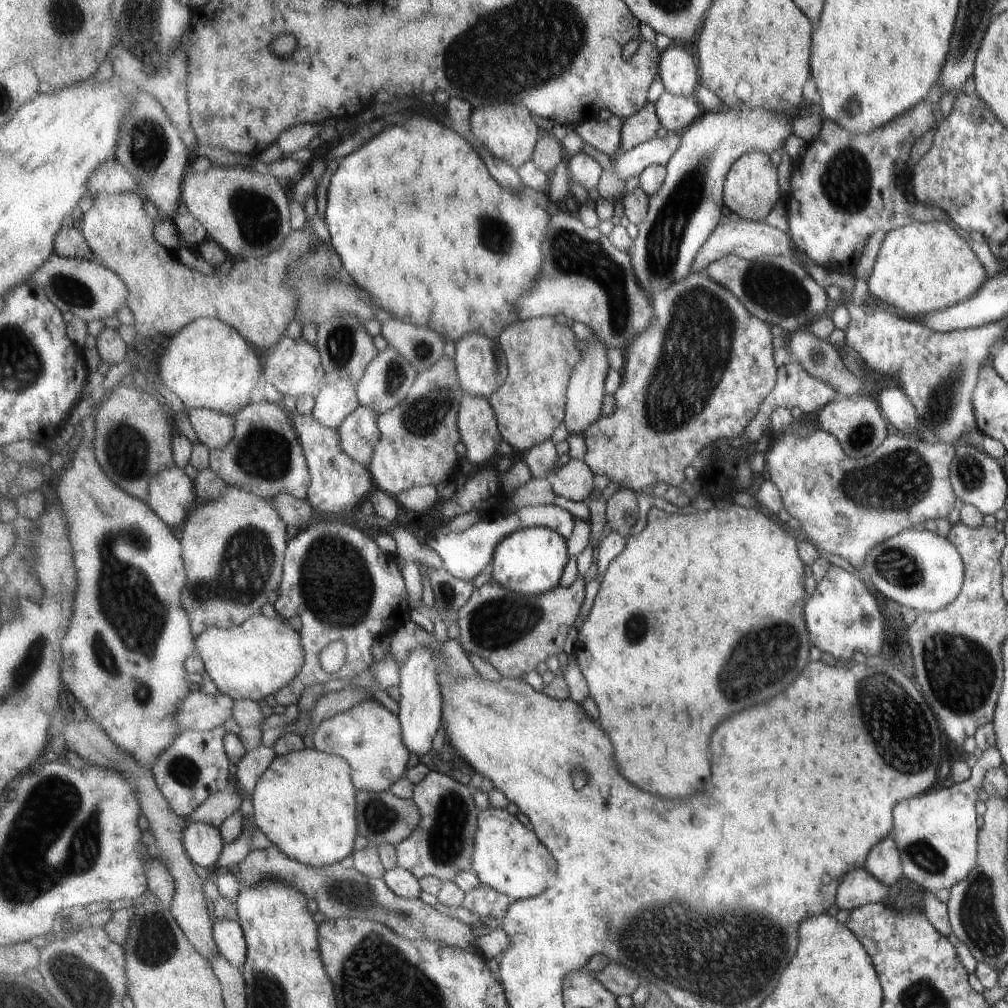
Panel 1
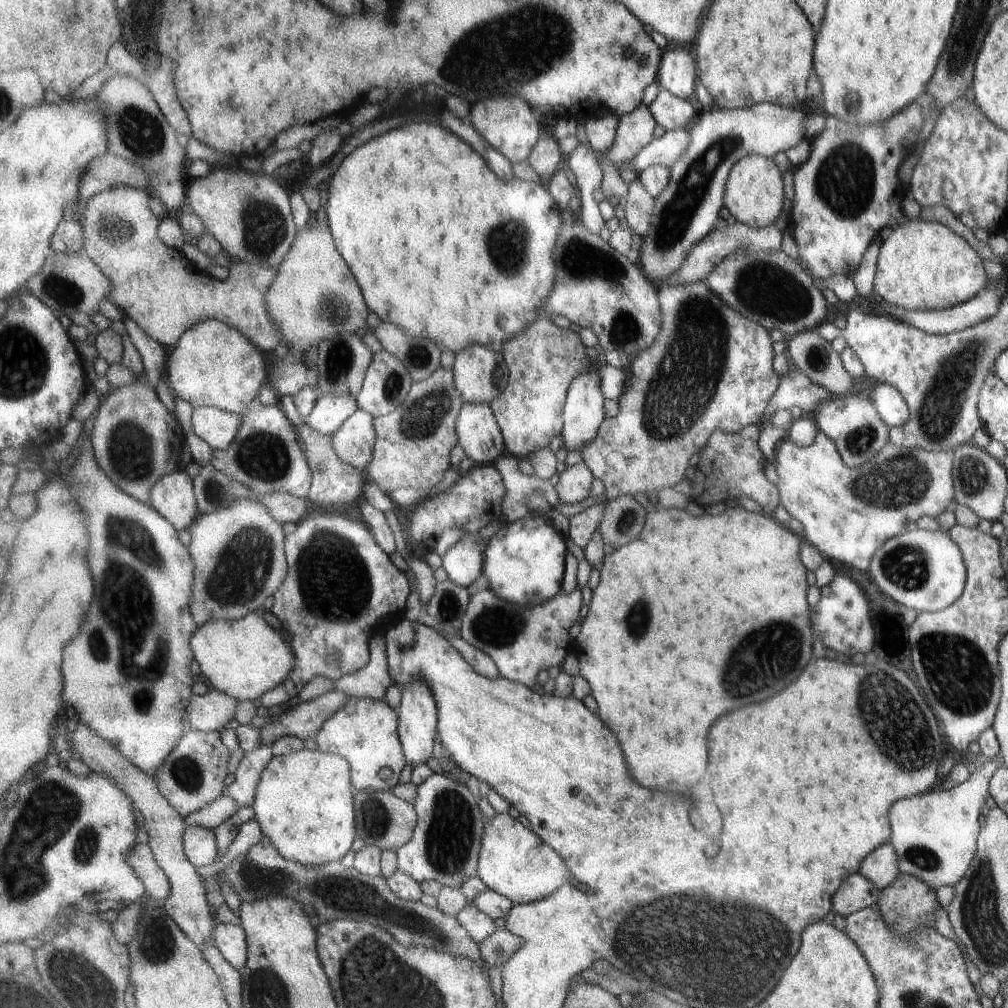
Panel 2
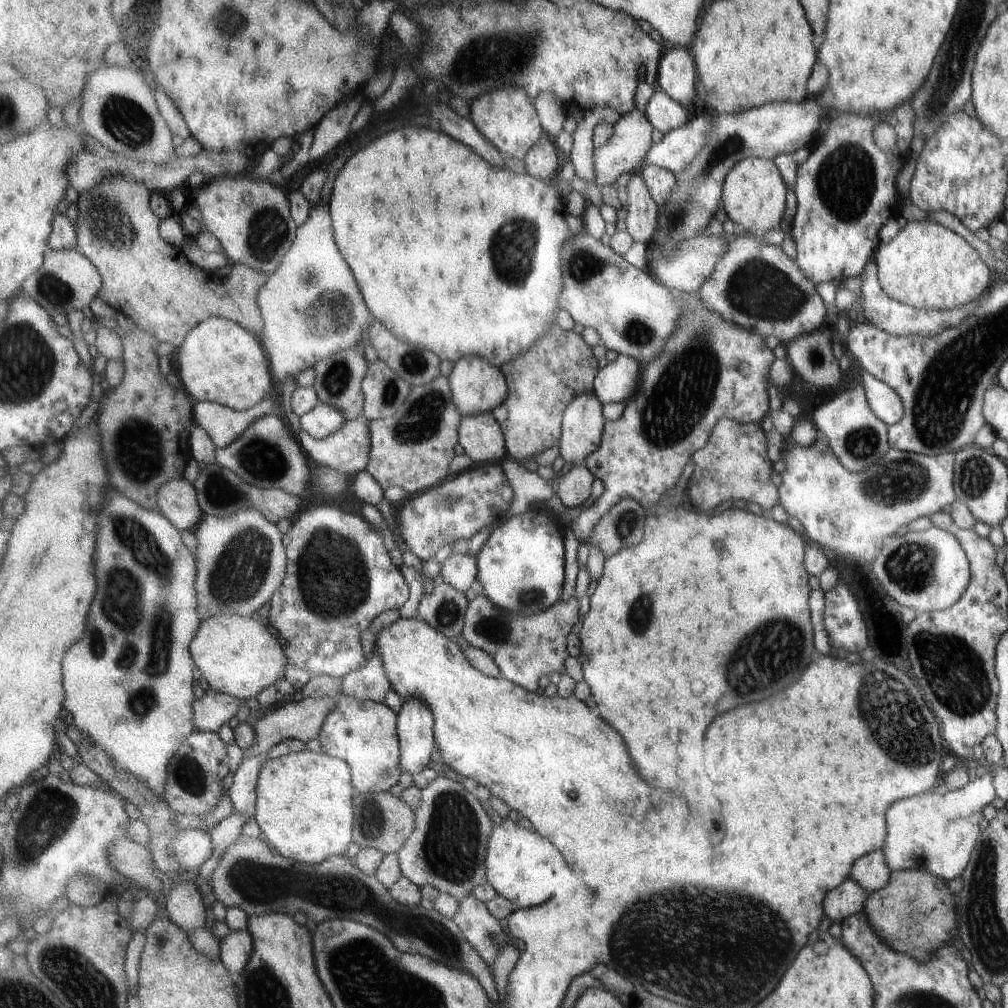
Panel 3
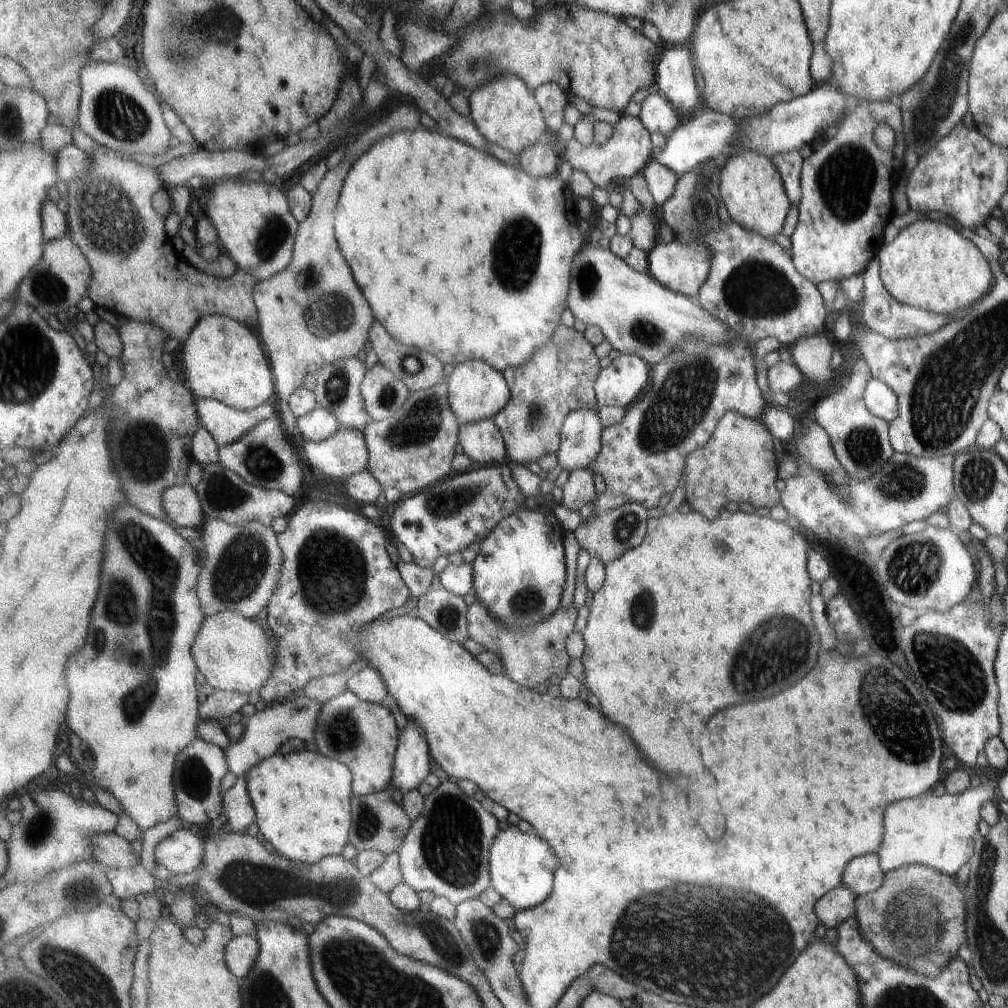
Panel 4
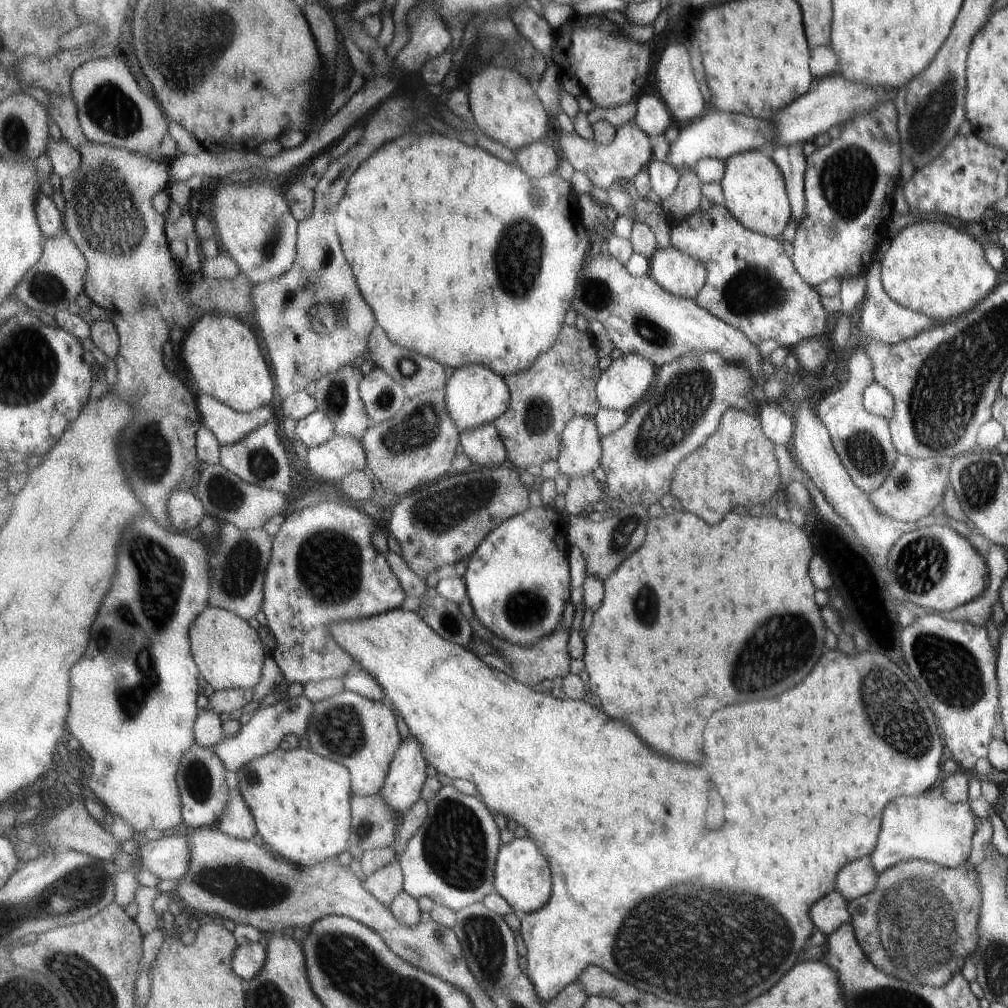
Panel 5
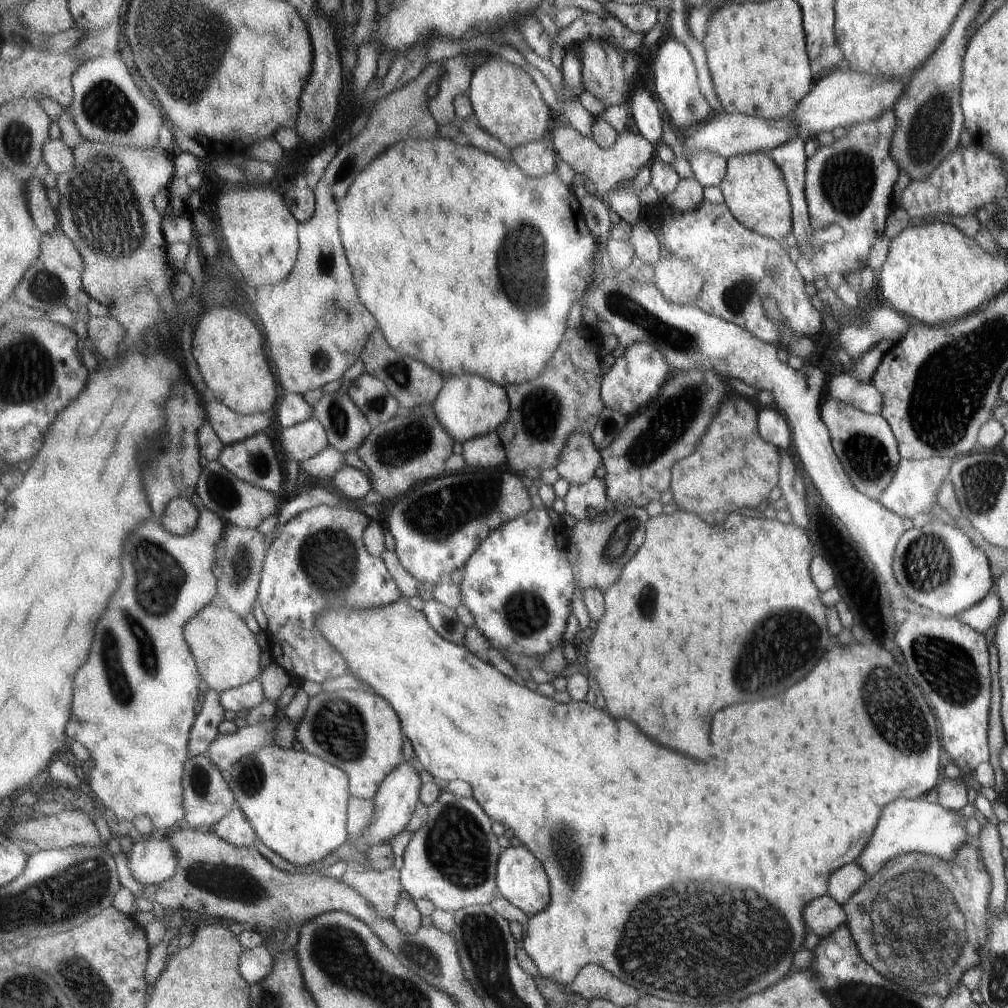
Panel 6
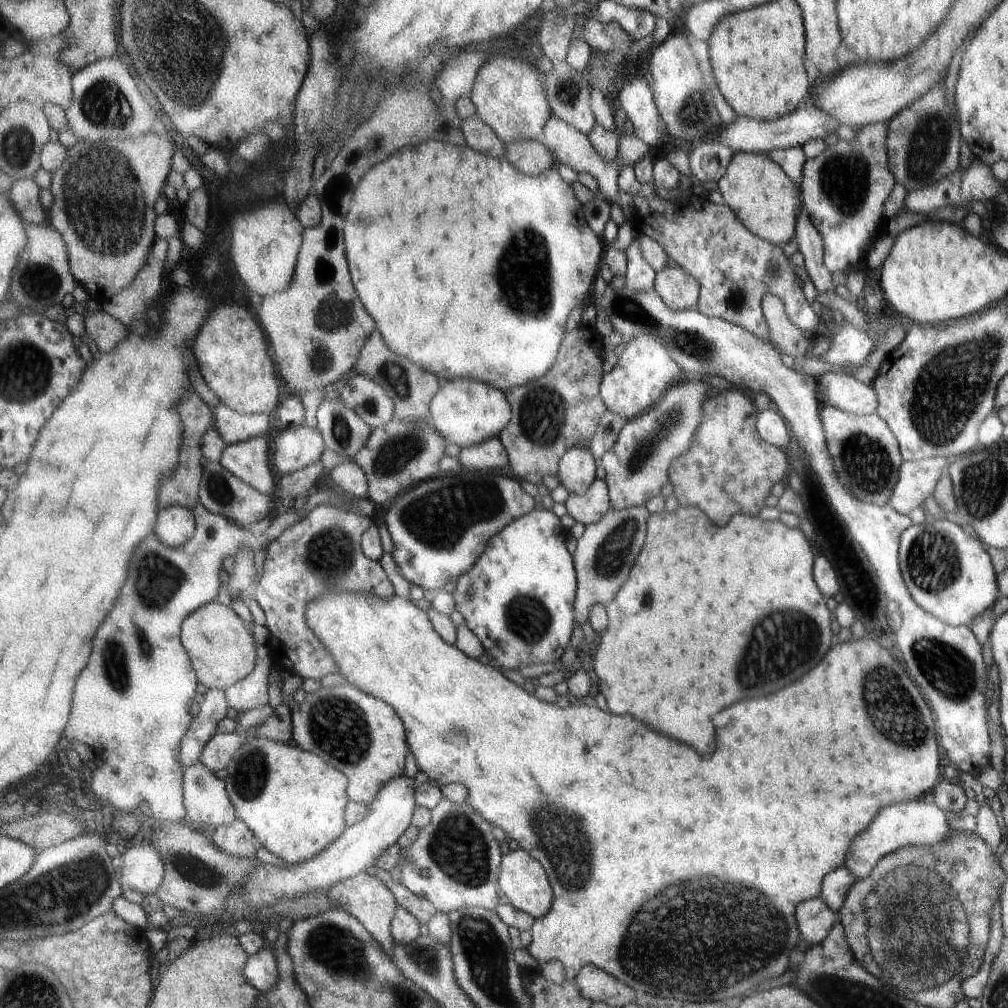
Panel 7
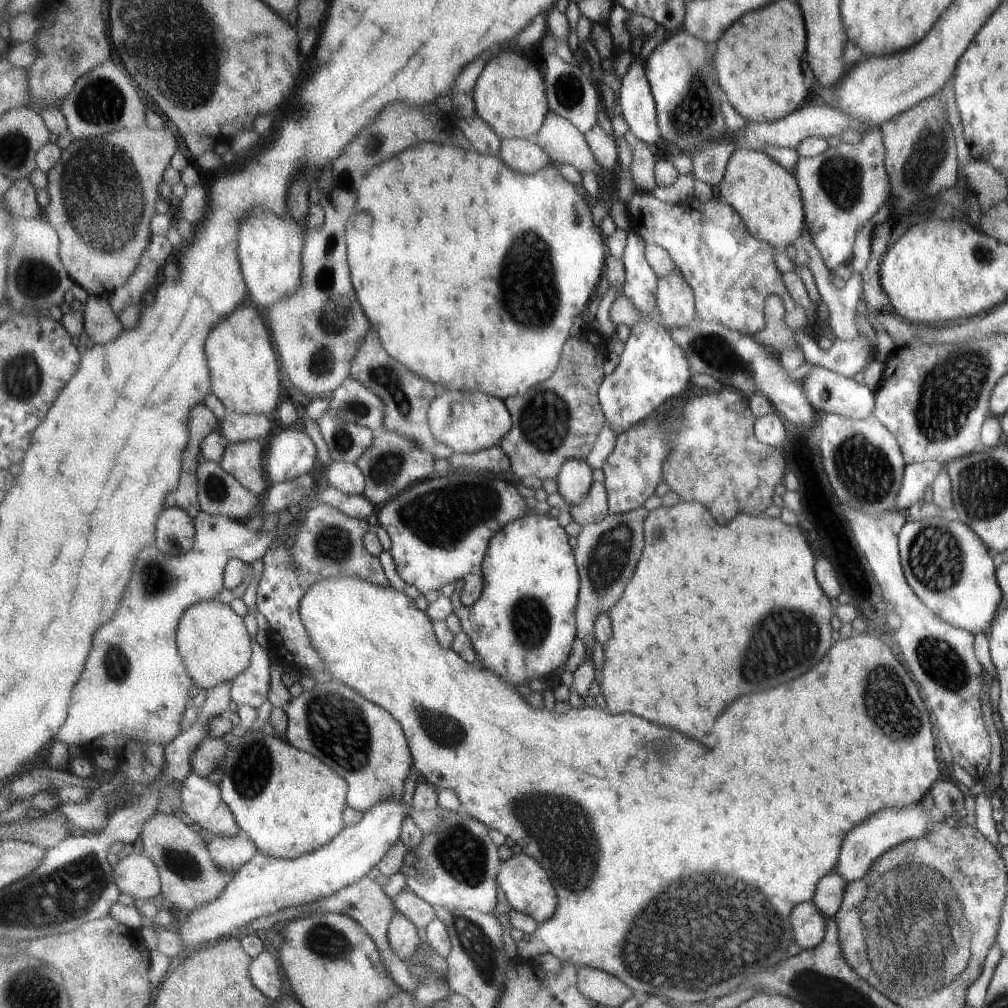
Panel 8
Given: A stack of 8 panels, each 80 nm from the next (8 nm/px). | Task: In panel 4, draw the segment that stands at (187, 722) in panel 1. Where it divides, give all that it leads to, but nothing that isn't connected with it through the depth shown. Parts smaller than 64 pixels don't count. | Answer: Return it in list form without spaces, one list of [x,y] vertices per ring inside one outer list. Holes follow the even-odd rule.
[[[214,690],[204,702],[199,704],[200,718],[204,721],[223,721],[228,716],[241,712],[245,704],[251,702],[246,694]]]

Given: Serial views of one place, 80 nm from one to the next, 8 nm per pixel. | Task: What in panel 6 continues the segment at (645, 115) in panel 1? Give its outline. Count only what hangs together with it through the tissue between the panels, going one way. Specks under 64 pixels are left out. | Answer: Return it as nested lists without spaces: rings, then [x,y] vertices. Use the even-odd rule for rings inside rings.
[[[564,124],[552,130],[552,146],[559,159],[569,164],[576,175],[589,178],[597,188],[597,194],[606,199],[609,193],[621,187],[623,180],[635,178],[643,167],[650,166],[656,158],[656,144],[645,135],[625,131],[619,135],[613,148],[605,149],[591,137],[581,134],[576,128]]]

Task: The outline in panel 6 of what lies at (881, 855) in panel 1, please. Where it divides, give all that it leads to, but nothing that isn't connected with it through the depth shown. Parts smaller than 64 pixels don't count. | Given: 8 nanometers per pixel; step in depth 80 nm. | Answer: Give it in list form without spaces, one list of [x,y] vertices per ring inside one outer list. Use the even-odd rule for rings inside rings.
[[[855,862],[841,866],[828,876],[827,894],[841,906],[865,881],[865,873]]]

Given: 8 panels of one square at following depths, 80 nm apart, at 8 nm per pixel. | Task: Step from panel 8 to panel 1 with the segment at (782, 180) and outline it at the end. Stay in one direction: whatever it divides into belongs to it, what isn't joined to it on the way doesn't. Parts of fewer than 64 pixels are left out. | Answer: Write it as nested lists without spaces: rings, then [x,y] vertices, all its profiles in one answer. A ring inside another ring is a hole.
[[[751,151],[744,154],[729,171],[724,186],[724,202],[732,214],[750,221],[765,221],[769,216],[769,210],[775,204],[777,190],[779,190],[775,178],[775,166],[771,166],[769,157],[768,154]]]

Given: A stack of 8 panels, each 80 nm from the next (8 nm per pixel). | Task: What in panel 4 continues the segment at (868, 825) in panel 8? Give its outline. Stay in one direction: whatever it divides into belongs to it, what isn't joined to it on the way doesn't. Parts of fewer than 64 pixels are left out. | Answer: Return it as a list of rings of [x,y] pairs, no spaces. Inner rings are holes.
[[[993,784],[967,789],[960,795],[943,793],[933,796],[931,790],[912,799],[897,799],[884,806],[882,839],[875,854],[878,867],[884,873],[900,866],[922,864],[955,876],[955,872],[968,862],[978,837],[979,805],[986,800],[995,801]]]

